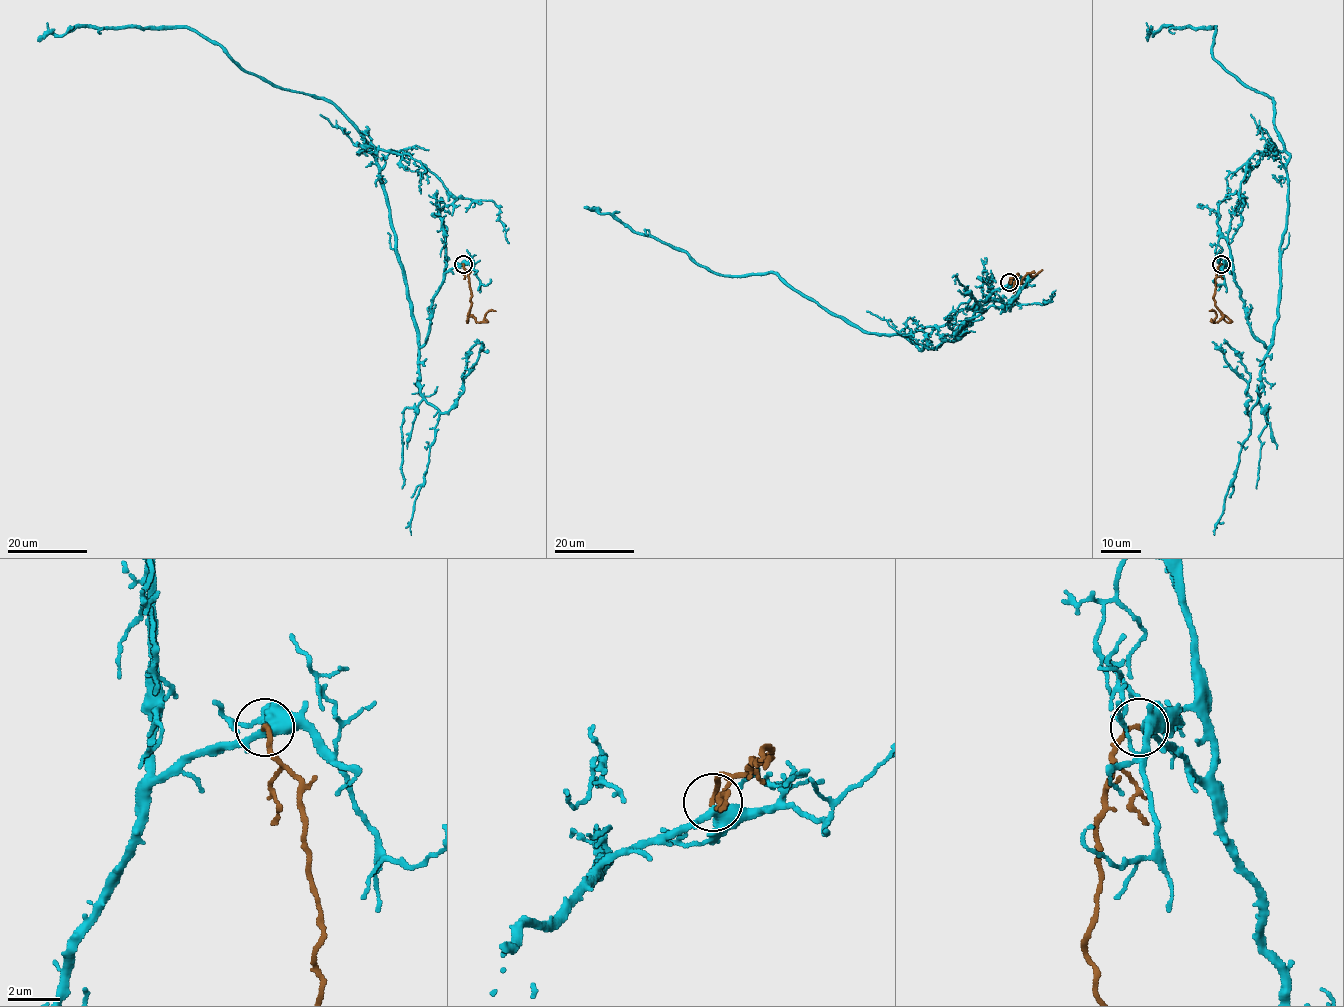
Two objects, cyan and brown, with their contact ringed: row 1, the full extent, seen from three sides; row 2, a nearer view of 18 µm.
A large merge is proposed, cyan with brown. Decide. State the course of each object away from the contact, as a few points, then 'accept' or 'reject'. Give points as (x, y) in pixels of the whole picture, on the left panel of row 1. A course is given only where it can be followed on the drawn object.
course cyan (462, 264), (444, 275), (420, 347), (379, 164), (334, 104), (244, 72), (189, 28), (75, 27), (37, 41); course brown (462, 264), (468, 273), (470, 314), (476, 322), (481, 322), (487, 312), (495, 310); accept

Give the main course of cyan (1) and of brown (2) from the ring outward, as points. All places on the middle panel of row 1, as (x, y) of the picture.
1: (1009, 282), (981, 300), (956, 340), (921, 350), (901, 335), (863, 332), (776, 273), (713, 273), (584, 208)
2: (1009, 282), (1018, 274), (1017, 283), (1020, 283), (1028, 273), (1034, 276), (1042, 269)

